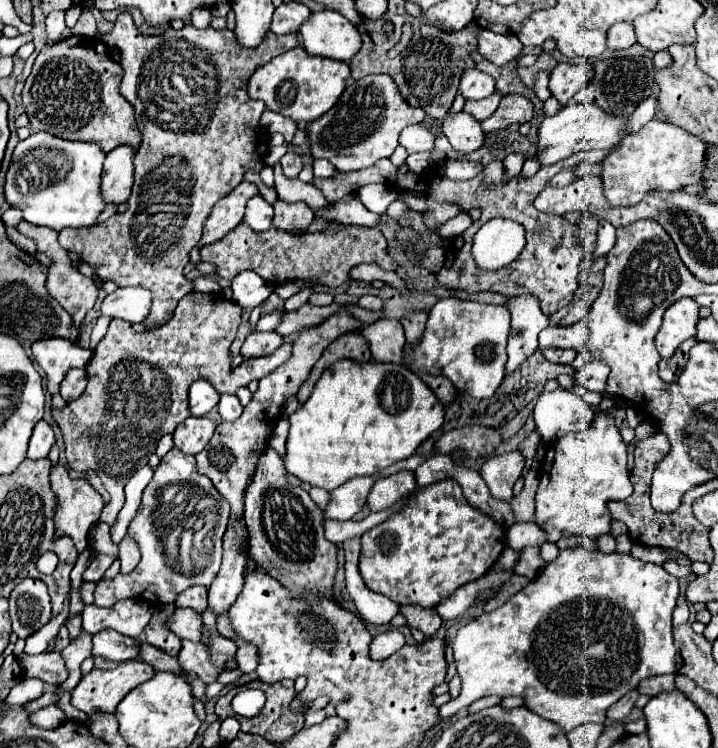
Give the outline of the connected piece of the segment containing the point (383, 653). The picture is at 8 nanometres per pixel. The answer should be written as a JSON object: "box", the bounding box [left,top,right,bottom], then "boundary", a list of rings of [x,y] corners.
{"box":[370,630,404,660],"boundary":[[[388,630],[378,634],[370,644],[370,658],[372,660],[386,660],[396,650],[404,646],[404,636],[398,630]]]}

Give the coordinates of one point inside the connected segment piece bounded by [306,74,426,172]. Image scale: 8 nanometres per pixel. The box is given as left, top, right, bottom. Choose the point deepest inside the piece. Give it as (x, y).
(364, 126)

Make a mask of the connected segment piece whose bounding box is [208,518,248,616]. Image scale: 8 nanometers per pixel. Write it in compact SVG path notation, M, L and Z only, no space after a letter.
M240 518L238 522L232 522L224 534L224 554L222 554L222 564L216 580L208 588L208 608L214 610L218 616L220 612L226 612L238 594L242 592L244 576L246 576L246 556L244 556L244 546L246 546L246 526L244 520Z

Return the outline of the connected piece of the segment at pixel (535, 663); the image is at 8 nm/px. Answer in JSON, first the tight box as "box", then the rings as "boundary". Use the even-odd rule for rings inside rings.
{"box":[438,548,680,732],"boundary":[[[584,548],[562,550],[560,556],[546,566],[542,576],[528,582],[528,586],[522,588],[518,594],[514,594],[506,604],[502,604],[500,608],[496,608],[490,614],[478,616],[476,620],[468,622],[466,626],[462,626],[458,630],[458,634],[456,634],[456,638],[452,642],[452,654],[454,654],[458,676],[462,680],[462,694],[456,700],[450,700],[444,706],[440,706],[438,712],[442,716],[450,718],[460,708],[470,706],[474,700],[496,694],[496,696],[502,696],[502,698],[504,696],[522,696],[526,700],[526,708],[530,708],[538,716],[558,724],[564,732],[570,732],[576,726],[586,724],[586,722],[604,722],[606,720],[606,710],[620,696],[624,696],[624,692],[634,690],[636,684],[642,678],[650,678],[650,676],[658,676],[658,674],[674,674],[676,672],[676,648],[672,644],[672,610],[676,606],[678,594],[680,594],[678,580],[658,564],[648,564],[648,562],[642,562],[642,560],[636,560],[636,558],[628,556],[628,554],[618,554],[618,552],[602,554],[602,552],[588,552]]]}

